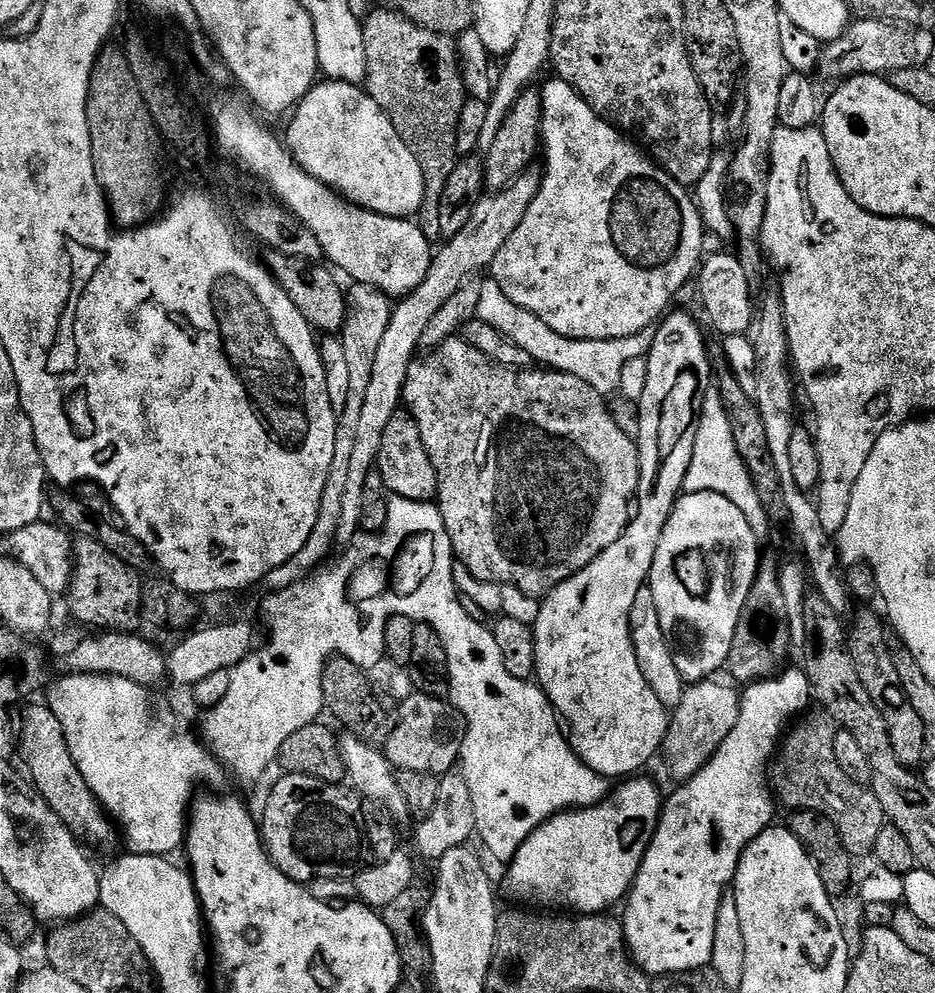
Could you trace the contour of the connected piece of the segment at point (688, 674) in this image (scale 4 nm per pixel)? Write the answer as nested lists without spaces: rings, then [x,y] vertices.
[[[684,492],[676,501],[658,542],[648,584],[654,606],[658,606],[660,624],[674,641],[674,669],[685,682],[707,681],[717,675],[715,672],[719,668],[721,671],[727,665],[742,607],[741,597],[732,596],[731,592],[732,556],[740,556],[743,552],[756,556],[760,552],[756,544],[759,544],[758,538],[752,533],[750,522],[746,522],[746,514],[742,514],[742,510],[738,510],[730,498],[713,492]]]

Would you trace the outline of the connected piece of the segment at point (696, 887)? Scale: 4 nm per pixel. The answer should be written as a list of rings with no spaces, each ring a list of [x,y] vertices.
[[[785,667],[771,680],[757,680],[743,689],[737,725],[721,742],[708,764],[681,783],[669,800],[667,797],[663,801],[660,825],[646,850],[632,891],[626,897],[628,909],[622,915],[624,943],[628,945],[637,969],[641,973],[649,972],[649,977],[667,976],[669,972],[694,972],[712,963],[720,898],[724,889],[735,881],[740,856],[748,849],[748,843],[773,823],[770,765],[789,727],[787,724],[814,700],[808,673],[792,667]]]

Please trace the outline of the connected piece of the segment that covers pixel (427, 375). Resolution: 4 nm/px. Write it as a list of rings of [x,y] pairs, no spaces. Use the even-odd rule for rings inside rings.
[[[453,338],[441,344],[435,349],[424,361],[413,363],[412,369],[408,372],[408,381],[404,383],[404,399],[403,407],[411,412],[414,422],[418,422],[418,434],[422,434],[422,446],[426,446],[426,454],[430,456],[430,462],[434,466],[434,474],[438,478],[438,486],[436,487],[435,503],[440,509],[442,522],[445,524],[445,530],[448,531],[452,550],[455,553],[455,559],[463,563],[467,570],[474,578],[484,583],[497,586],[514,586],[526,595],[543,598],[548,595],[552,589],[564,580],[568,580],[571,576],[576,576],[587,564],[594,562],[594,558],[598,558],[598,554],[602,554],[602,550],[606,550],[606,546],[610,546],[614,542],[618,542],[618,538],[626,530],[628,521],[634,512],[634,501],[636,498],[636,483],[640,480],[640,452],[636,448],[636,441],[629,433],[621,428],[620,423],[615,418],[613,409],[607,408],[605,397],[598,395],[590,386],[586,386],[586,382],[582,382],[582,378],[574,378],[565,372],[553,372],[551,370],[517,370],[515,368],[503,368],[500,364],[495,364],[490,358],[486,358],[486,354],[478,354],[478,350],[474,350],[474,346],[470,346],[462,338]]]

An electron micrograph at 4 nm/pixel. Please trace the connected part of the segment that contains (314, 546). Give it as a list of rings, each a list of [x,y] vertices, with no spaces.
[[[353,283],[346,292],[348,301],[348,313],[346,314],[346,322],[342,339],[344,341],[344,349],[346,350],[346,362],[350,369],[350,394],[348,395],[348,404],[342,409],[342,419],[338,424],[336,434],[336,453],[332,459],[332,469],[328,475],[328,481],[324,487],[324,492],[320,496],[320,503],[316,514],[316,525],[310,529],[306,545],[292,558],[289,562],[283,563],[282,566],[276,567],[267,576],[264,577],[262,584],[267,587],[267,591],[280,591],[288,589],[290,586],[297,584],[299,581],[307,579],[318,567],[321,567],[330,557],[333,546],[337,545],[336,531],[338,524],[342,519],[342,498],[346,494],[346,480],[350,478],[350,458],[354,454],[354,446],[356,445],[356,431],[358,430],[358,421],[362,418],[362,404],[366,398],[366,390],[370,387],[370,378],[374,374],[374,360],[378,358],[378,346],[382,343],[382,338],[386,334],[386,330],[390,326],[390,318],[394,307],[393,297],[387,296],[382,290],[378,290],[369,284]]]

